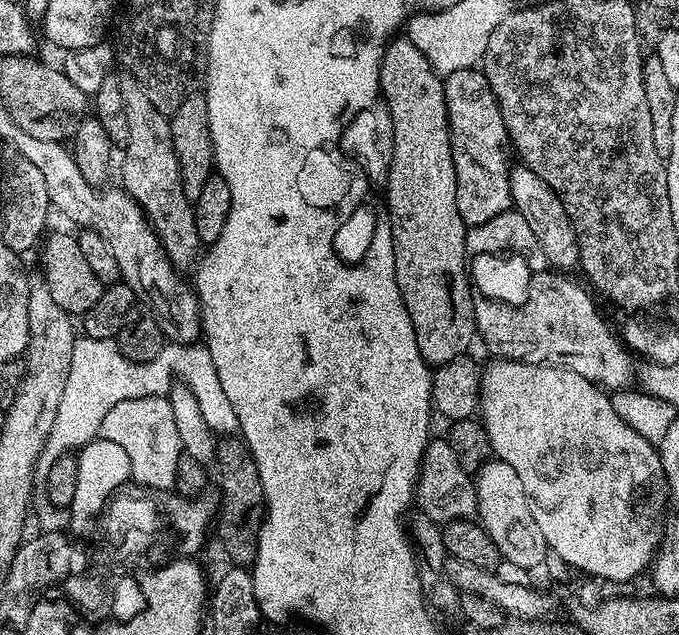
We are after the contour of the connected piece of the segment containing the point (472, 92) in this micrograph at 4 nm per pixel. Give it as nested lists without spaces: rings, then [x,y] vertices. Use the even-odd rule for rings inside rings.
[[[479,67],[466,70],[454,70],[449,76],[443,77],[444,93],[446,94],[446,114],[448,115],[448,129],[450,130],[450,146],[454,158],[454,174],[456,175],[456,197],[458,198],[458,214],[462,214],[462,222],[465,226],[490,222],[490,218],[498,218],[498,214],[509,211],[512,208],[512,195],[510,194],[510,163],[508,164],[508,152],[510,156],[510,139],[506,122],[502,118],[502,110],[498,106],[498,98],[494,98],[494,90],[490,90],[490,82],[484,76]]]

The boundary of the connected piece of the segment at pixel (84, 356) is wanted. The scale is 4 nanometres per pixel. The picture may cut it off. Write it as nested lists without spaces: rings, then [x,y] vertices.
[[[81,335],[74,346],[70,378],[66,378],[66,390],[62,390],[62,406],[58,406],[58,418],[36,463],[37,481],[42,482],[46,474],[50,474],[50,466],[59,456],[79,450],[97,439],[102,418],[106,418],[106,410],[110,410],[110,406],[118,406],[118,402],[123,400],[163,396],[175,380],[183,382],[192,391],[213,432],[232,434],[239,429],[238,414],[234,414],[234,406],[230,398],[226,398],[226,390],[222,390],[222,382],[218,382],[218,372],[214,370],[214,362],[203,343],[168,342],[150,362],[139,364],[130,362],[130,358],[122,355],[115,340],[99,340]]]

